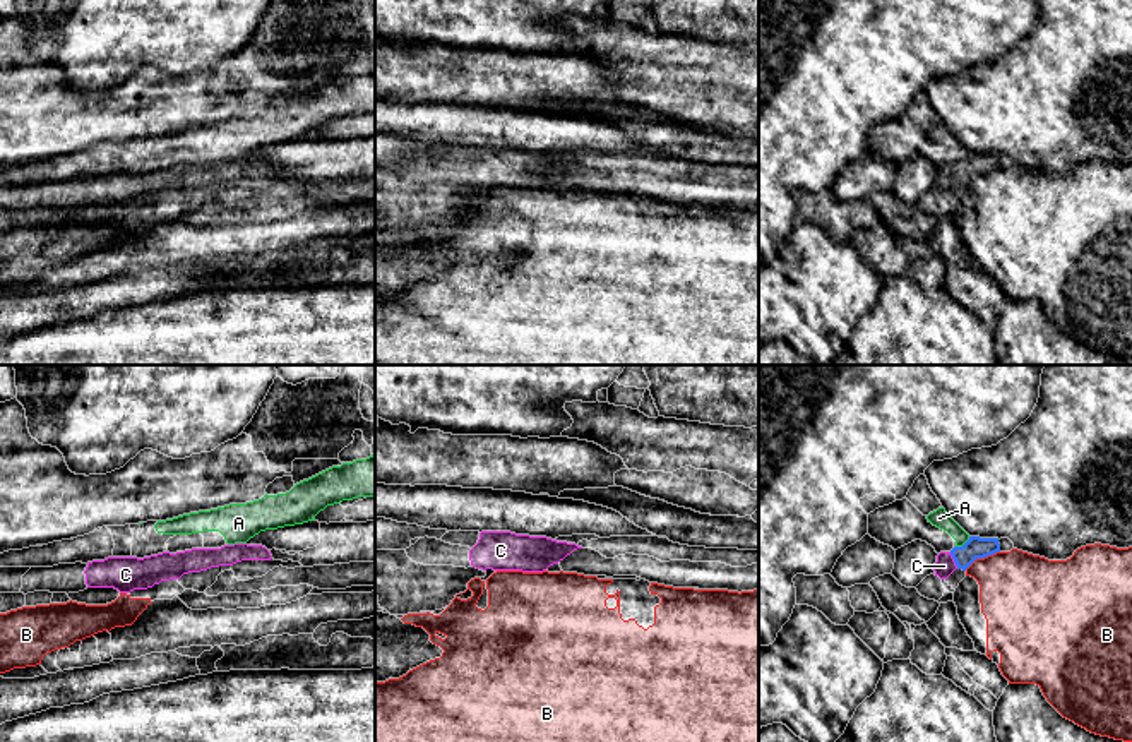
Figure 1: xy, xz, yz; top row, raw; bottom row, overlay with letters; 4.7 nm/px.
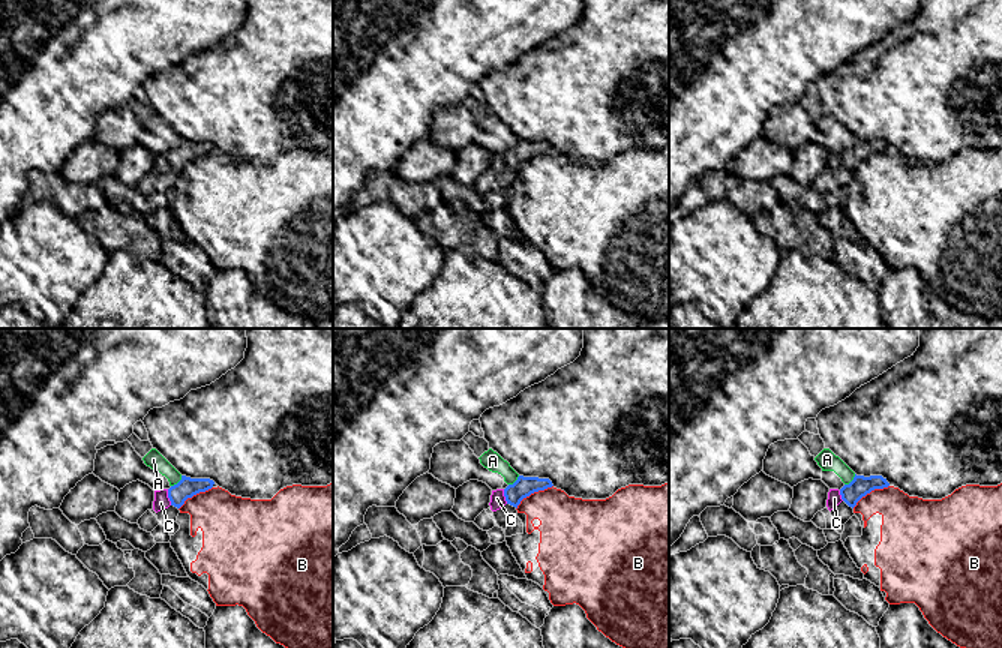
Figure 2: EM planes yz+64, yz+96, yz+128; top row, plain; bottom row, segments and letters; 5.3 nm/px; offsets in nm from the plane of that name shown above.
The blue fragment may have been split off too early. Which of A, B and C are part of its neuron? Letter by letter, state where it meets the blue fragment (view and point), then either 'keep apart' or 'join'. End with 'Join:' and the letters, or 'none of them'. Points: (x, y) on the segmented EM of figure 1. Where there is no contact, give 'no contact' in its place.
A: meets blue in yz at (965, 544); keep apart
B: meets blue in yz at (982, 557); keep apart
C: meets blue in yz at (954, 561); join
Join: C

